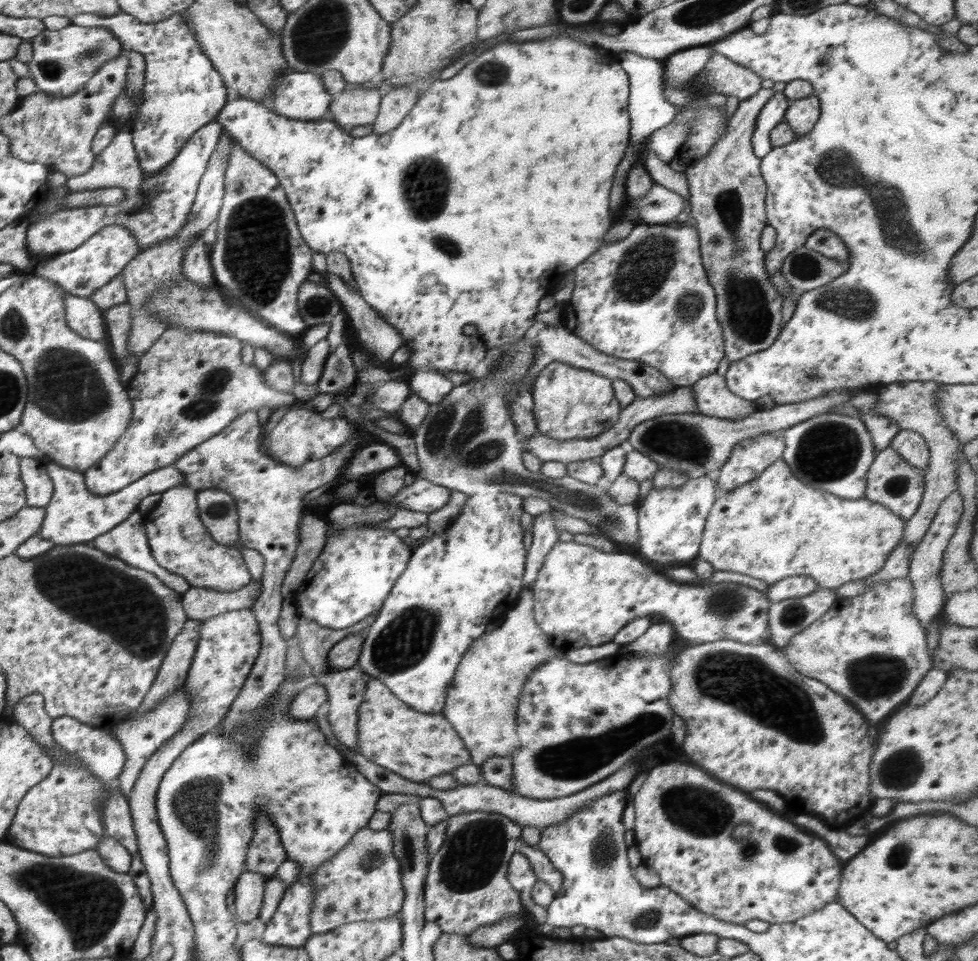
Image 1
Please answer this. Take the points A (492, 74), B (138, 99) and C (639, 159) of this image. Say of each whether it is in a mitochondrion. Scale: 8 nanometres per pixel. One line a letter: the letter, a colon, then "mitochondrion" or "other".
A: mitochondrion
B: other
C: other

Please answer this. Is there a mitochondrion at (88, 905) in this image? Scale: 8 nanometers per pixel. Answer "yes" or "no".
yes

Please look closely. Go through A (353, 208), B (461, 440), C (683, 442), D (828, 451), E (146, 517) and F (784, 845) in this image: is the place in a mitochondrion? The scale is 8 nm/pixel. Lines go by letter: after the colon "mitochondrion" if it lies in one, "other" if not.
A: other
B: mitochondrion
C: mitochondrion
D: mitochondrion
E: other
F: mitochondrion

